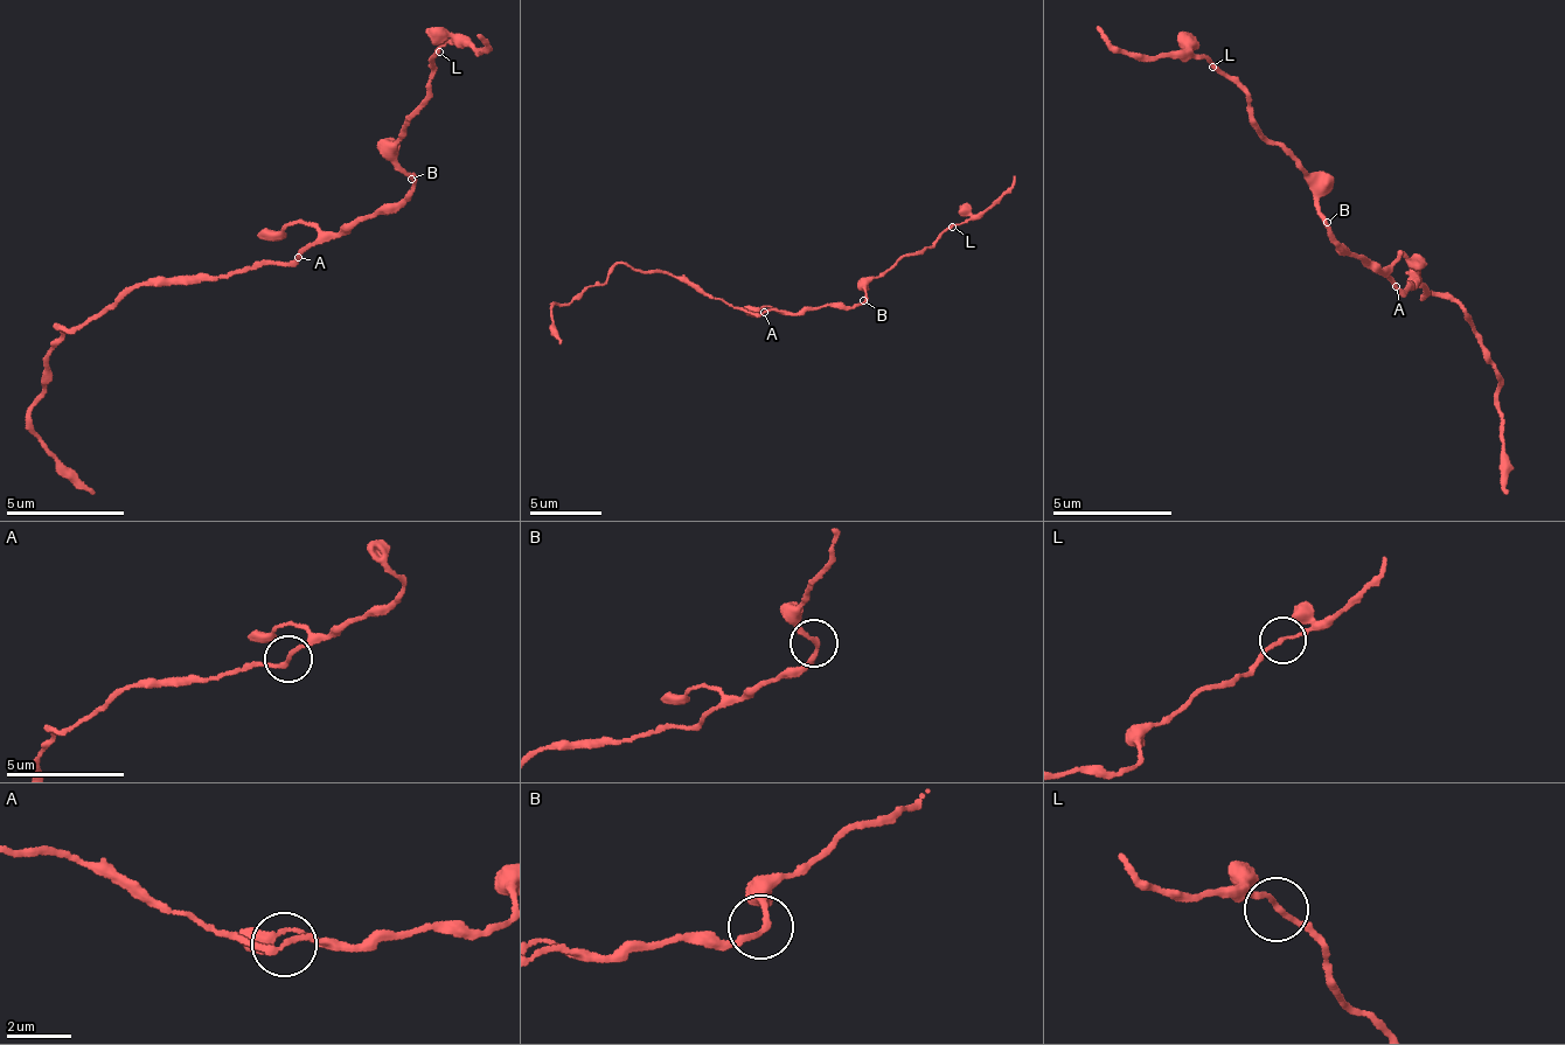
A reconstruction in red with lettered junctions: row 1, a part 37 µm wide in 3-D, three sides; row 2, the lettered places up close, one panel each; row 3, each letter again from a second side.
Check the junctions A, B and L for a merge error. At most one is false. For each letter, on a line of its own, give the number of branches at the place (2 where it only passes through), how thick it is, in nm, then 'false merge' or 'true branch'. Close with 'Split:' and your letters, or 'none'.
A: 2 | 160 nm | true branch
B: 2 | 160 nm | true branch
L: 2 | 150 nm | true branch
Split: none

